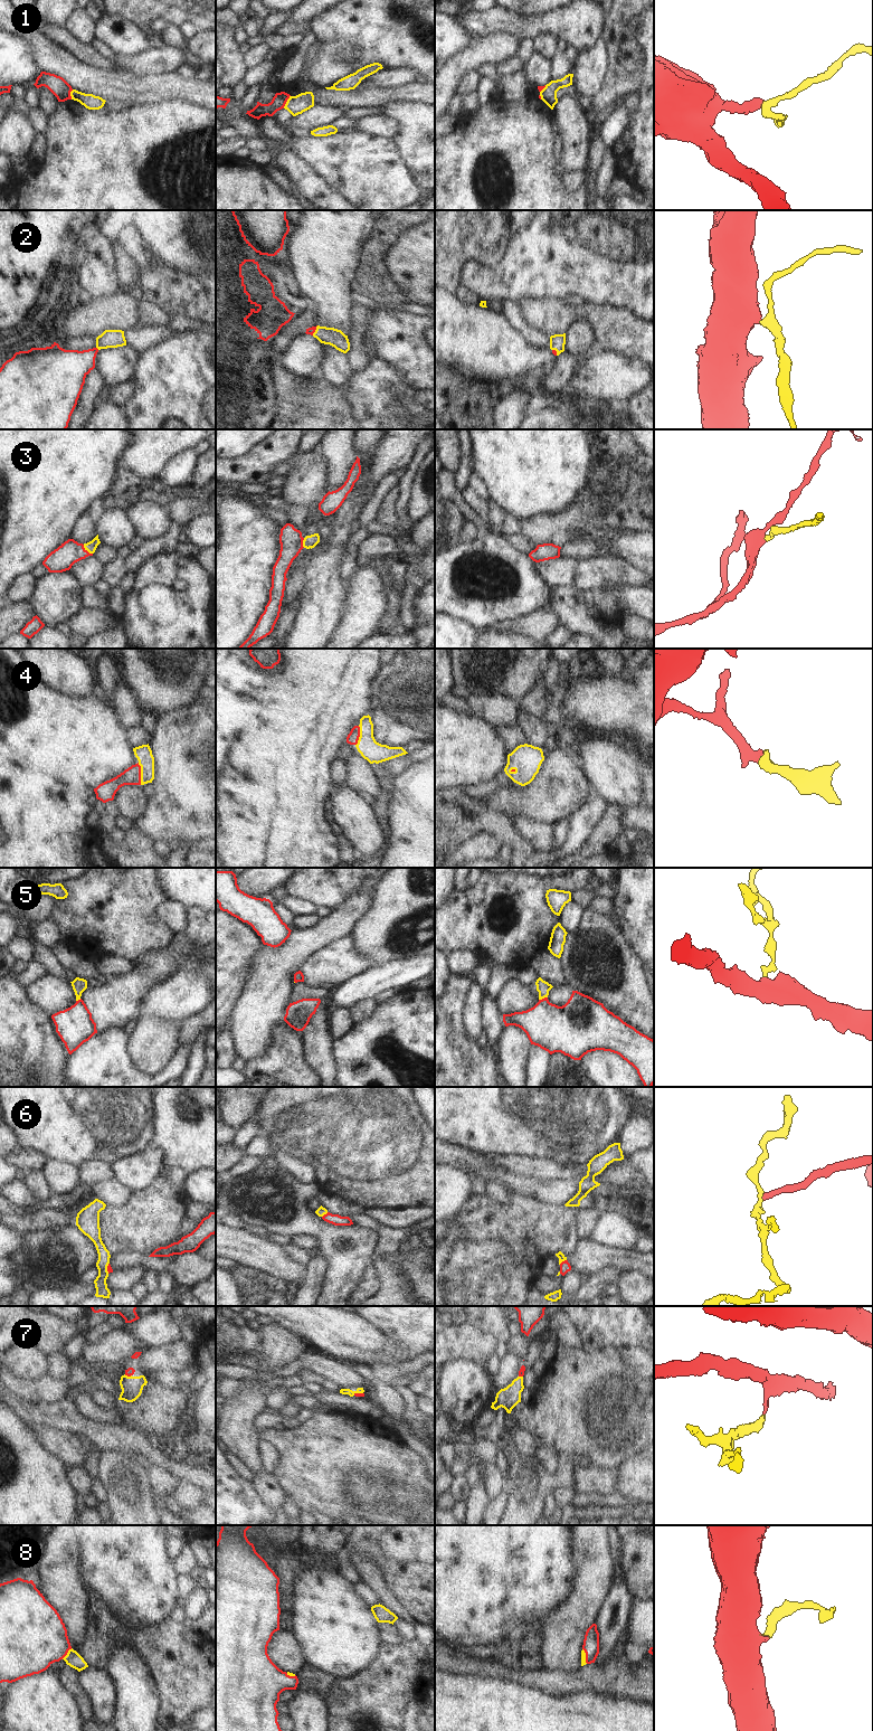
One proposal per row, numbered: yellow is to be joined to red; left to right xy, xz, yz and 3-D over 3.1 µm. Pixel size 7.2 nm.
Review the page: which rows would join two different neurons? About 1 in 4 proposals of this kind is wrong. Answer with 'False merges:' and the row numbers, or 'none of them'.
False merges: 1, 6

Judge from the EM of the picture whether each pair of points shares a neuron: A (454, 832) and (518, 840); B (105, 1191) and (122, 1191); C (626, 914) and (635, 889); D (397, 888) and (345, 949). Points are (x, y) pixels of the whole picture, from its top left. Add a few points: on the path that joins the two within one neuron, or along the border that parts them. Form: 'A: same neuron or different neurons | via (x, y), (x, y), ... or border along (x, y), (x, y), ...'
A: same neuron | via (470, 825), (499, 825), (502, 829)
B: same neuron | via (110, 1191), (117, 1191)
C: same neuron | via (632, 908), (635, 905), (635, 895)
D: different neurons | border along (352, 937), (358, 949), (371, 959)

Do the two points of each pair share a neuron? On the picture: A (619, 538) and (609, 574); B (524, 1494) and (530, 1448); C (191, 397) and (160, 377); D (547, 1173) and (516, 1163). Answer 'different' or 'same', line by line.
A: different
B: different
C: same
D: same

